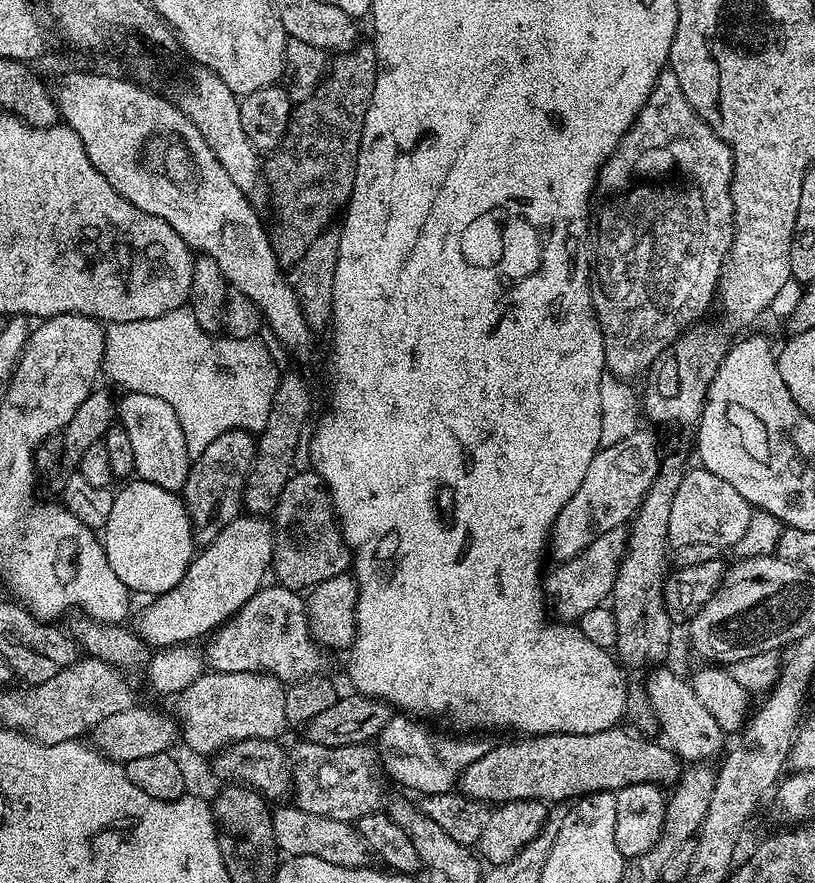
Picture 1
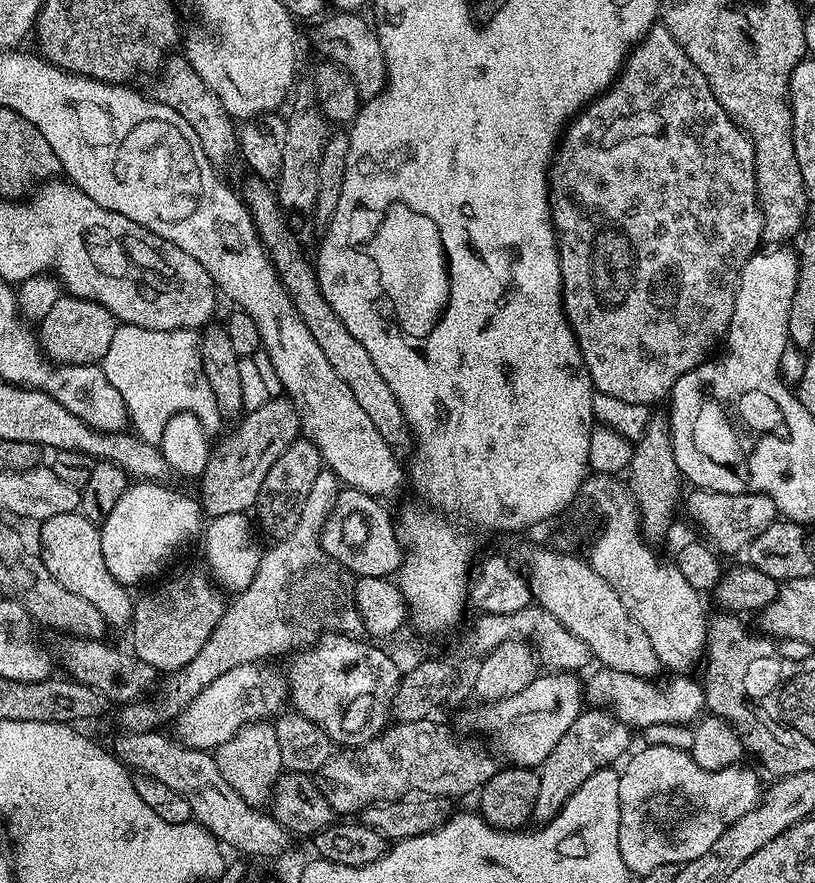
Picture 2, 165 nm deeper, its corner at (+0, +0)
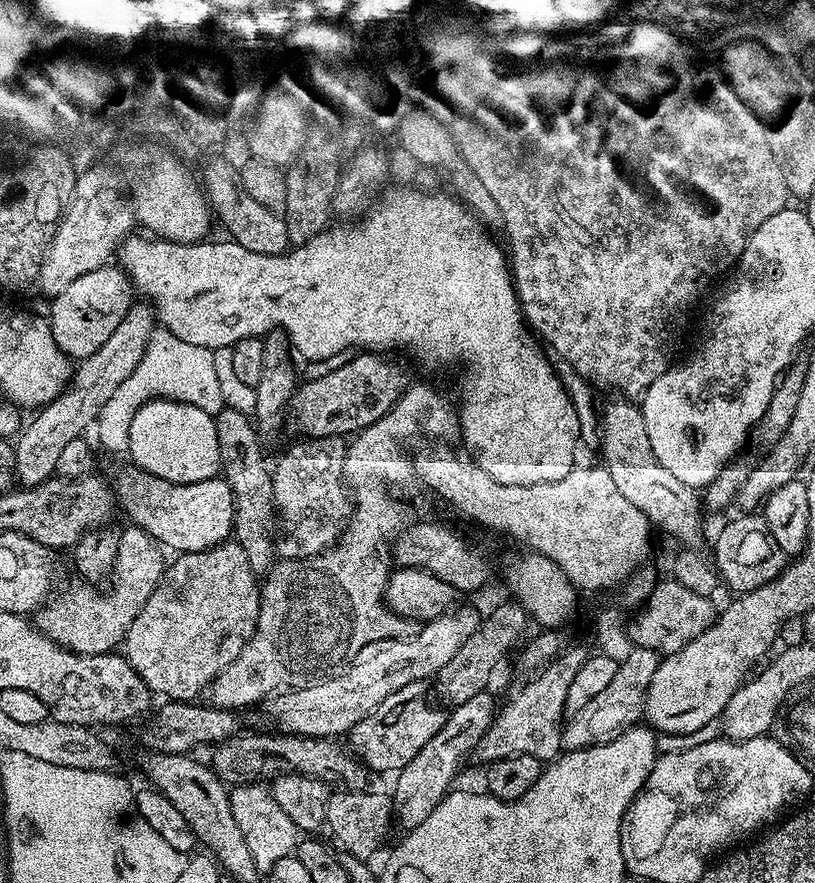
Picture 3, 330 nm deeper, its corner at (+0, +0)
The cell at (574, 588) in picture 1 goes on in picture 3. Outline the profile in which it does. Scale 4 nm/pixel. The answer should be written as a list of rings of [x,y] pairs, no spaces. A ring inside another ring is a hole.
[[[488,690],[479,692],[474,694],[474,698],[470,698],[470,702],[455,705],[445,715],[442,730],[438,730],[438,734],[434,734],[434,738],[430,738],[430,742],[426,742],[426,746],[422,746],[422,750],[418,750],[418,754],[414,754],[414,758],[410,758],[410,762],[406,762],[406,766],[400,769],[395,777],[396,789],[391,789],[390,795],[395,819],[398,824],[400,820],[404,830],[426,822],[426,818],[430,818],[430,810],[434,810],[434,806],[438,806],[438,802],[442,802],[442,798],[455,785],[452,783],[455,782],[464,759],[475,753],[478,742],[492,725],[498,704],[492,701],[490,693]]]

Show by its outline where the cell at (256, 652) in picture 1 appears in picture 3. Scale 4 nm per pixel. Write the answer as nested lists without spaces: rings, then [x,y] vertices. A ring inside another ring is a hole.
[[[423,680],[402,686],[402,690],[390,694],[382,706],[375,708],[365,720],[358,722],[347,733],[346,740],[352,755],[365,768],[373,773],[399,773],[406,762],[410,762],[410,758],[414,758],[414,754],[418,754],[418,750],[422,750],[422,746],[426,746],[426,742],[430,742],[438,730],[442,730],[446,712],[443,707],[435,708],[428,701],[428,688],[429,685]]]

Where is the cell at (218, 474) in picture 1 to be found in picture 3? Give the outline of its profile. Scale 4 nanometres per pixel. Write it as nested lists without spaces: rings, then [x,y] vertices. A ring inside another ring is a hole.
[[[367,350],[353,356],[356,356],[353,360],[348,360],[345,364],[340,364],[337,368],[306,381],[305,384],[303,381],[296,388],[287,406],[287,423],[297,432],[297,437],[313,440],[323,436],[351,437],[363,428],[374,426],[374,422],[378,422],[400,400],[400,395],[404,393],[406,387],[406,379],[404,380],[403,370],[392,361],[395,359]]]

